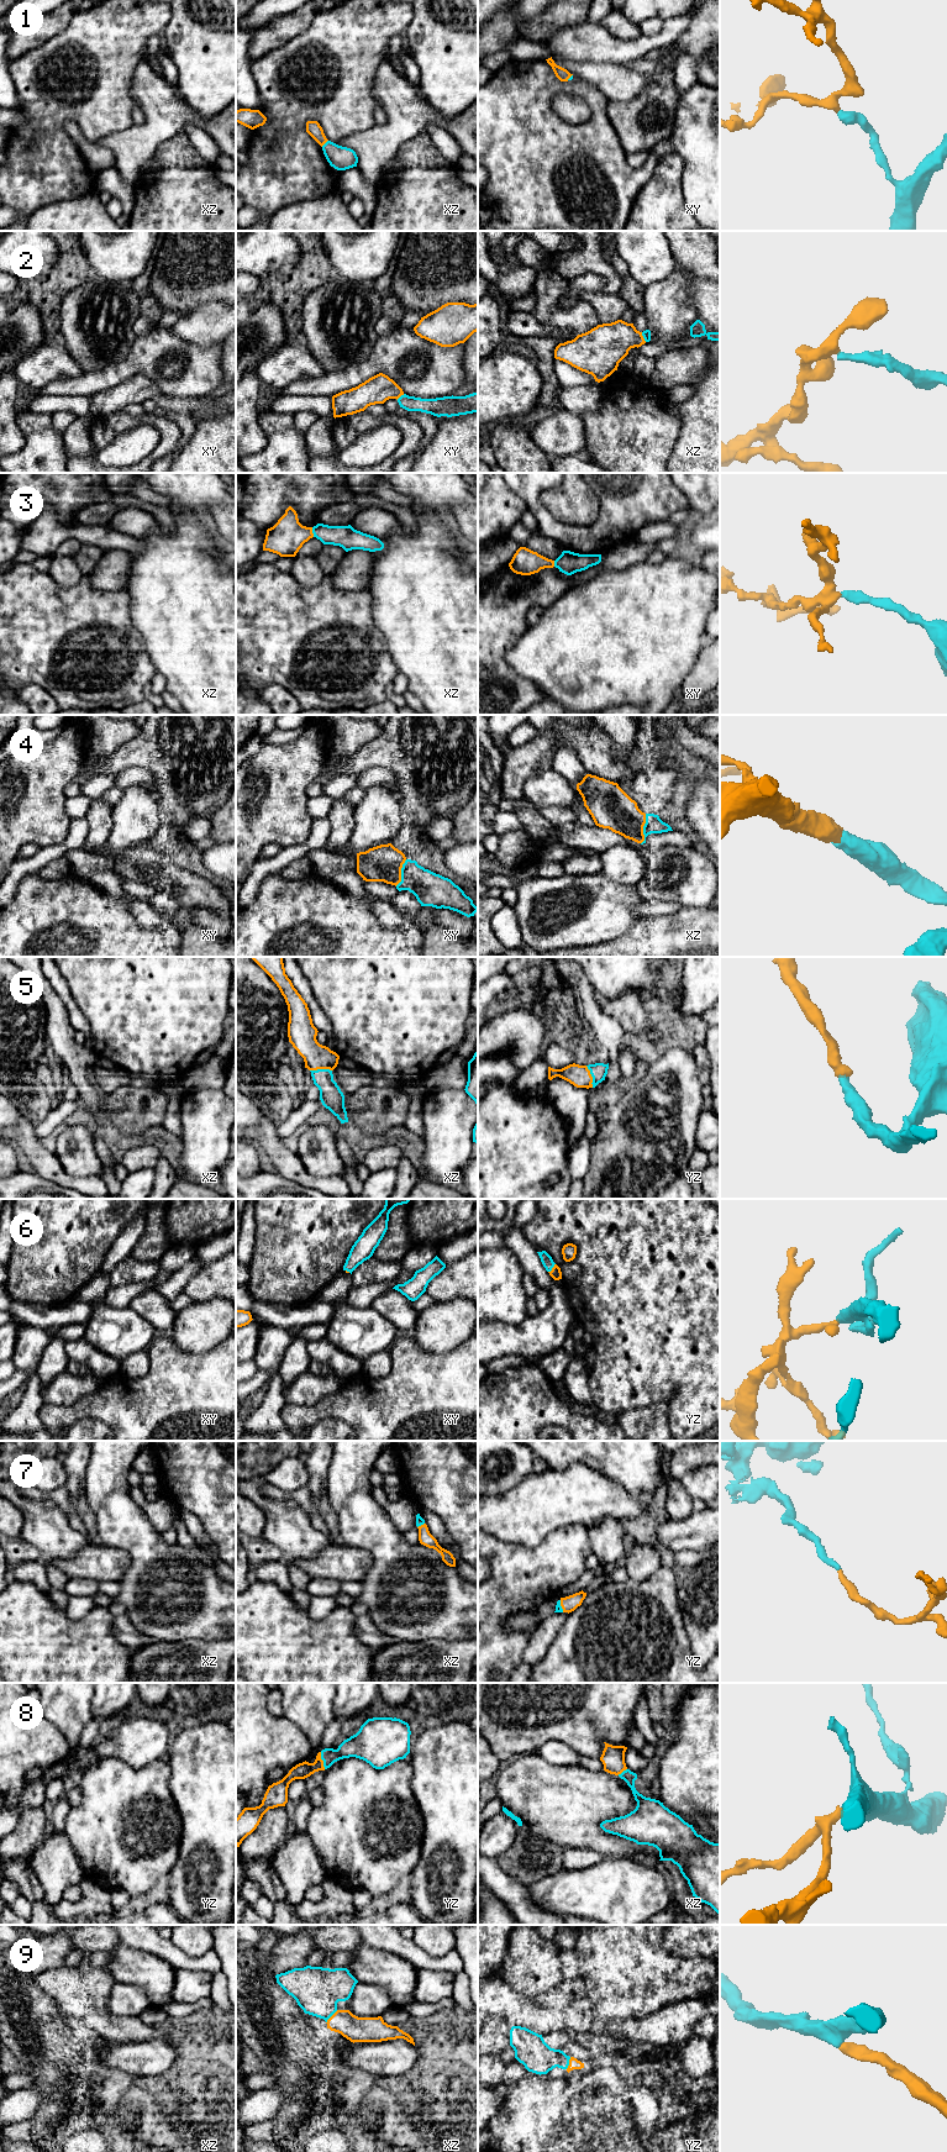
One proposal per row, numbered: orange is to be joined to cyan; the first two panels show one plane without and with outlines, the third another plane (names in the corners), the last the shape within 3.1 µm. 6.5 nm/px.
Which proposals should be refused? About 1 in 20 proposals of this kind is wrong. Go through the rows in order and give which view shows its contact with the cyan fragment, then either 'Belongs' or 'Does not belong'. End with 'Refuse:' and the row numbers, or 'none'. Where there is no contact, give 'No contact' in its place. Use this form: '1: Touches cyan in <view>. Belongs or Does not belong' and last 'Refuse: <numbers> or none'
1: Touches cyan in xz. Belongs
2: Touches cyan in xy. Belongs
3: Touches cyan in xz. Belongs
4: Touches cyan in xz. Belongs
5: Touches cyan in xz. Belongs
6: Touches cyan in yz. Belongs
7: Touches cyan in yz. Belongs
8: Touches cyan in yz. Belongs
9: Touches cyan in xz. Belongs
Refuse: none

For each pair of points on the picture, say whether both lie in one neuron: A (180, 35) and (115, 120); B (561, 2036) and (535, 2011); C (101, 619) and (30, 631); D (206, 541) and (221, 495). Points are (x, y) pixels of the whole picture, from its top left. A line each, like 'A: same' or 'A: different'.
A: different
B: different
C: same
D: different

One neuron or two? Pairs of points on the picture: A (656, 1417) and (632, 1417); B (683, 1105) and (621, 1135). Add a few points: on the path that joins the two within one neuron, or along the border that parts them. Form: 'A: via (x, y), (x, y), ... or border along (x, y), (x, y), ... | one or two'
A: via (650, 1417), (638, 1417) | one
B: via (669, 1121), (651, 1129), (640, 1120), (638, 1132) | one

